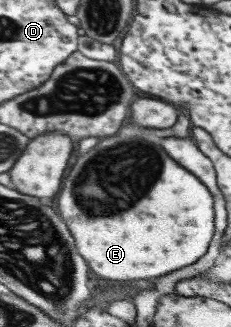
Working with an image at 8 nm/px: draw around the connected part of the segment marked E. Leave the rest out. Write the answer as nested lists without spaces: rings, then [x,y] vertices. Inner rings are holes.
[[[139,134],[102,137],[92,151],[86,152],[72,166],[63,183],[64,193],[60,193],[58,201],[60,215],[68,221],[88,265],[106,279],[134,281],[168,275],[202,259],[214,239],[212,193],[201,179],[172,158],[159,140]]]

